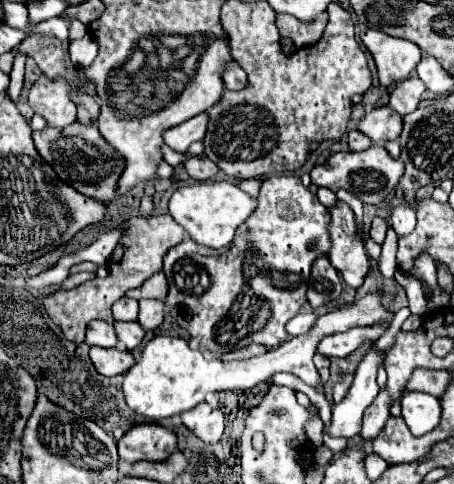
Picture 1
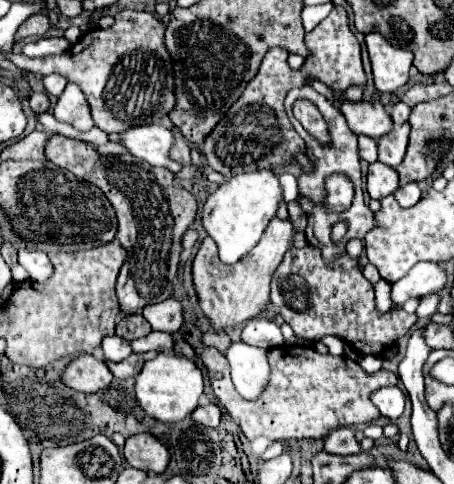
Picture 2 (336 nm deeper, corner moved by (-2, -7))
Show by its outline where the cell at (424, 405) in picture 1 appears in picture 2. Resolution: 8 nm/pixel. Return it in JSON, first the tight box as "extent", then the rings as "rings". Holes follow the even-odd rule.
{"extent":[370,386,404,420],"rings":[[[398,386],[378,388],[372,392],[370,400],[376,404],[376,408],[380,408],[380,414],[390,420],[396,420],[404,412],[404,392]]]}

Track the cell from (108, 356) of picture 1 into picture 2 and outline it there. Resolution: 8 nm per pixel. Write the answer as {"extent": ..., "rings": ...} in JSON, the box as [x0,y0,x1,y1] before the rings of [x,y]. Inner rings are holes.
{"extent":[60,354,112,392],"rings":[[[82,354],[60,372],[60,380],[78,392],[98,392],[112,382],[112,374],[104,360],[98,360],[92,354]]]}

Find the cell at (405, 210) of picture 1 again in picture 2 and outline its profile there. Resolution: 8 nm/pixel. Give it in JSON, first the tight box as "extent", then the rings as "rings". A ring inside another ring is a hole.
{"extent":[394,182,422,208],"rings":[[[412,182],[412,184],[400,186],[400,188],[394,192],[394,196],[396,196],[396,200],[398,200],[400,206],[410,208],[410,206],[414,206],[414,204],[420,200],[420,192],[422,192],[420,186],[418,186],[416,182]]]}

